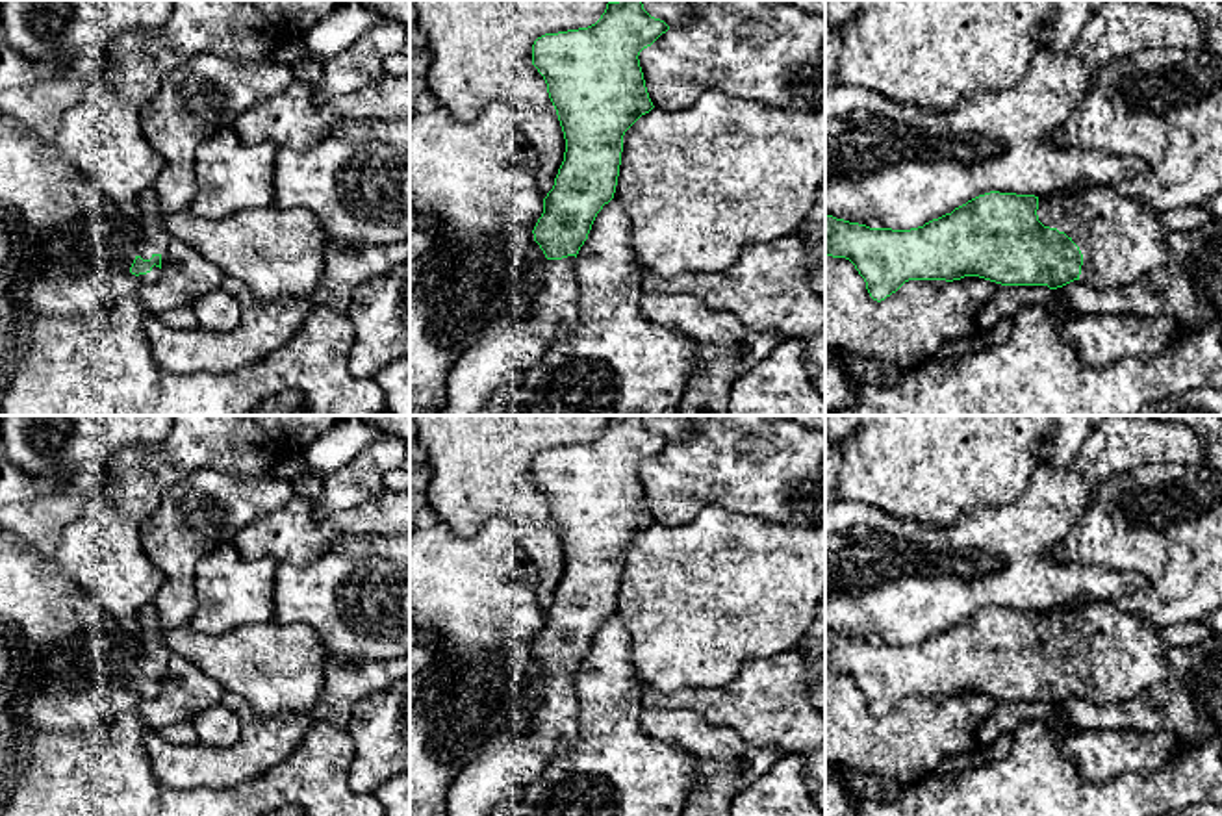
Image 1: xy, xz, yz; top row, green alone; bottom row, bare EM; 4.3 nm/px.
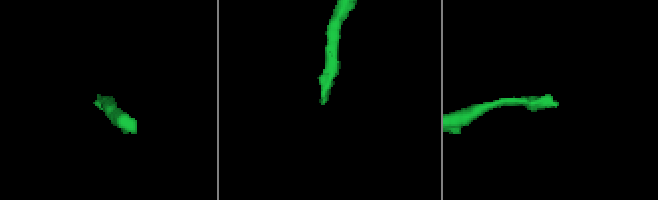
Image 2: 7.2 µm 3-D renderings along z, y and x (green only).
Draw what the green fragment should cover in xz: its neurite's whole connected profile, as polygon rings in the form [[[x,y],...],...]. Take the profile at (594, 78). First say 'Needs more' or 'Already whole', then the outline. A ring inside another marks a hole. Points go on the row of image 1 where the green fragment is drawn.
Needs more. [[[608,0],[601,19],[579,30],[545,33],[532,45],[532,65],[547,83],[556,109],[566,152],[553,189],[543,198],[543,213],[532,234],[547,263],[543,293],[532,313],[504,317],[486,326],[478,341],[462,354],[447,376],[447,401],[439,415],[478,415],[497,391],[510,388],[517,375],[534,367],[560,332],[579,323],[579,286],[575,258],[588,239],[597,213],[614,198],[625,132],[655,106],[649,98],[640,52],[669,26],[651,17],[642,0]]]

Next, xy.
Needs more. [[[159,228],[146,230],[150,247],[135,256],[130,273],[135,274],[143,284],[152,284],[159,278],[161,252],[167,245],[167,236]]]

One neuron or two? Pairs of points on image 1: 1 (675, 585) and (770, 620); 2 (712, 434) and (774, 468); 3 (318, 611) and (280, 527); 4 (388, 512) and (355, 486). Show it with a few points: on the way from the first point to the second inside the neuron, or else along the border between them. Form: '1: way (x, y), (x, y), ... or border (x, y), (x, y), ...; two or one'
1: way (700, 592), (742, 592), (746, 596); one
2: way (727, 446), (740, 458), (759, 464); one
3: border (334, 544), (303, 566), (279, 564); two
4: border (384, 488), (368, 501), (330, 514); two

